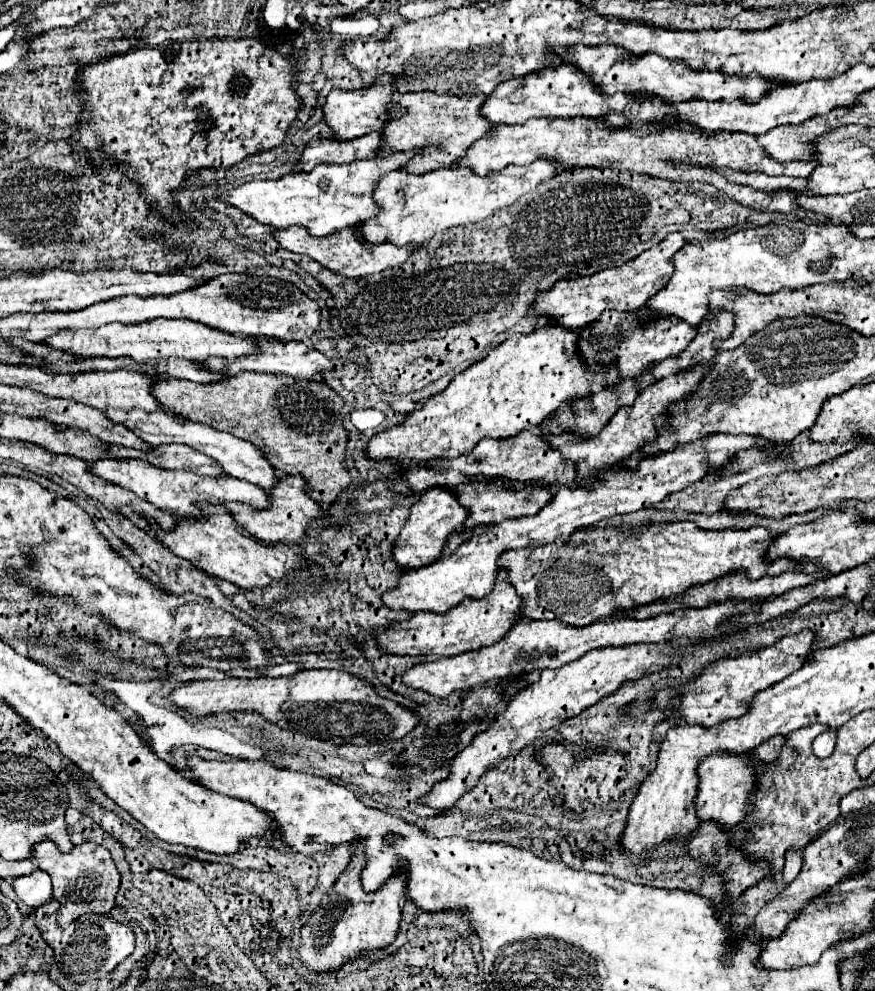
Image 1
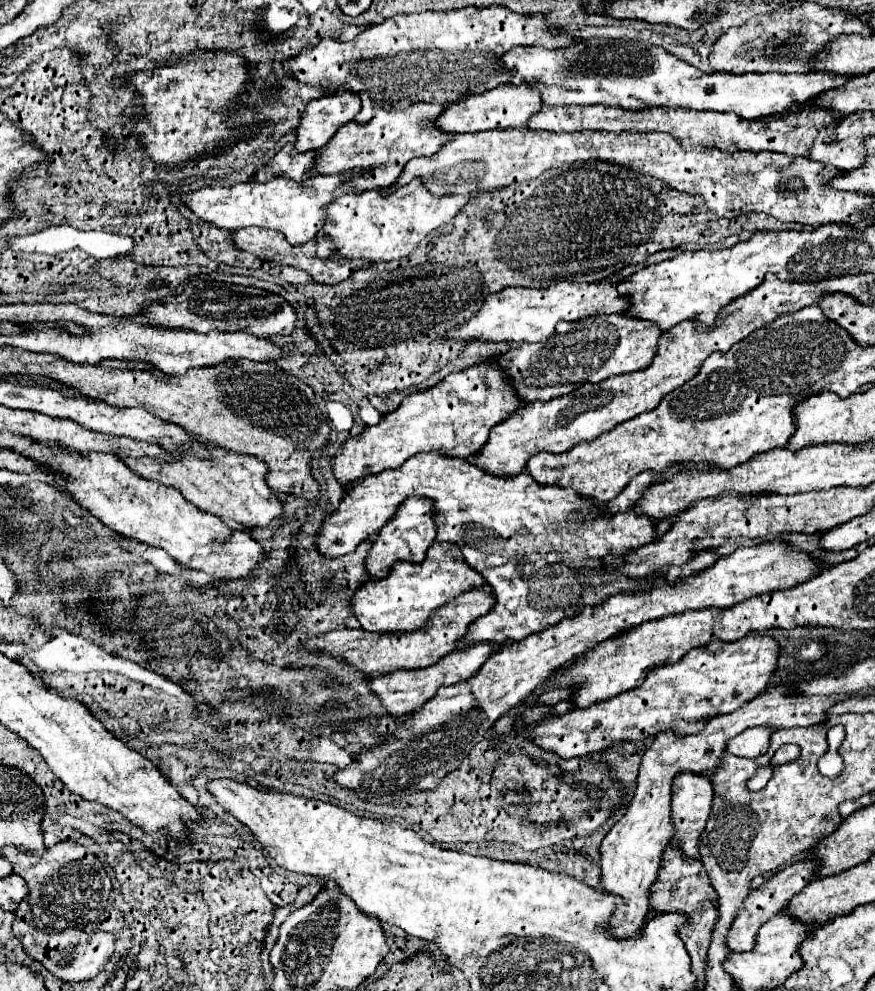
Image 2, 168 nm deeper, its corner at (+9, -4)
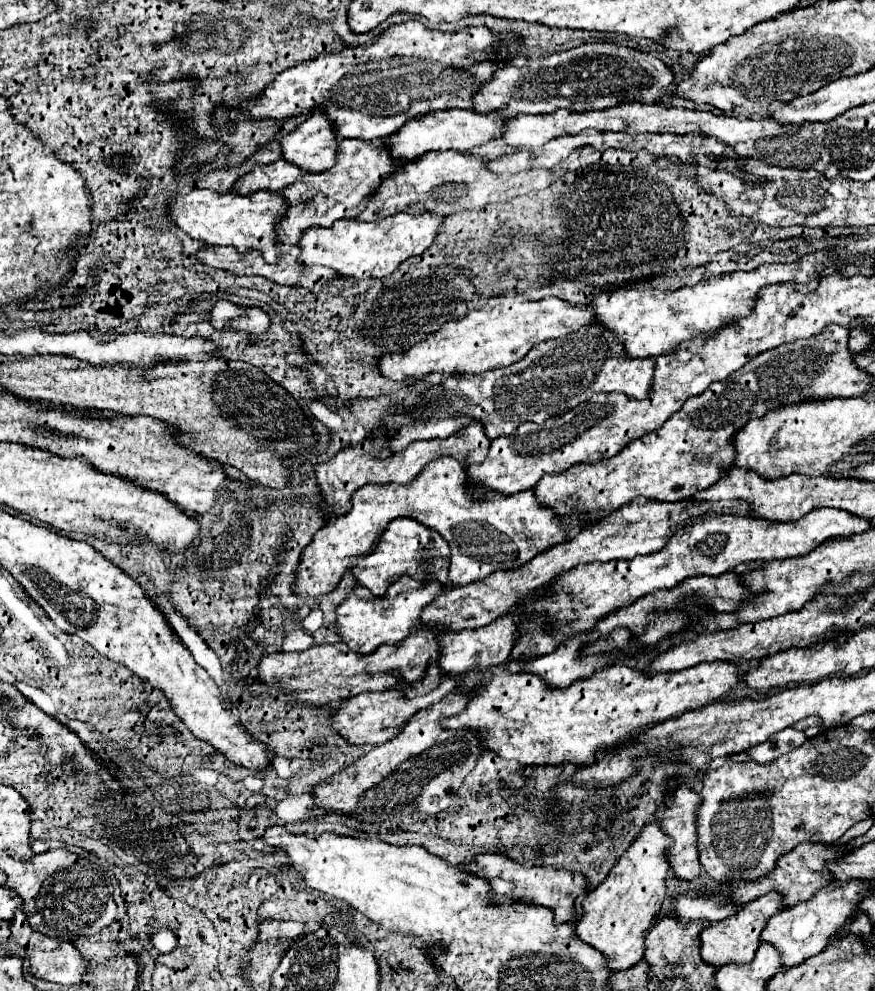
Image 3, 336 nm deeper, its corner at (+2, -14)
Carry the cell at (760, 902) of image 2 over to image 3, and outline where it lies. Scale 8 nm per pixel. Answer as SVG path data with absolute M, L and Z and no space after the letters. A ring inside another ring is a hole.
M767 893L763 897L757 897L755 901L747 903L739 913L735 913L729 919L723 919L719 923L713 923L711 927L701 931L701 955L703 961L723 967L723 965L743 965L751 963L755 957L755 951L759 947L759 937L763 927L767 925L767 919L771 915L777 915L783 909L783 897L779 893Z

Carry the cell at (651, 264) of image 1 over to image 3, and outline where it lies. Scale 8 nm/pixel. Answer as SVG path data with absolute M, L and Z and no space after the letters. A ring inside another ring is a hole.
M521 293L495 295L483 309L471 311L459 321L445 323L439 331L427 339L415 343L409 351L401 355L385 355L379 361L379 369L385 377L407 379L421 377L429 373L483 373L495 367L507 367L517 359L523 359L535 343L547 339L563 337L577 331L583 325L591 325L595 313L587 305L571 305L559 297L545 297L541 301L531 301Z

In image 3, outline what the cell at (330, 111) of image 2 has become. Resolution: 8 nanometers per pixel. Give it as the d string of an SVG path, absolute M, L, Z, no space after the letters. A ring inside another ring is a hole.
M315 111L291 135L281 139L283 157L311 173L319 173L335 165L337 145L335 125L327 119L327 115L323 115L323 111Z

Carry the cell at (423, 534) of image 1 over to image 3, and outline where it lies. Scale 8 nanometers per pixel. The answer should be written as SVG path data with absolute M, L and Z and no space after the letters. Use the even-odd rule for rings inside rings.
M399 517L399 519L389 523L385 533L381 535L377 549L369 557L353 563L351 571L357 577L359 585L367 587L377 597L385 595L387 587L391 583L395 583L401 575L409 575L409 577L419 579L419 581L437 579L439 583L447 585L449 583L449 577L447 577L449 545L437 531L421 525L419 521L415 521L411 517Z

